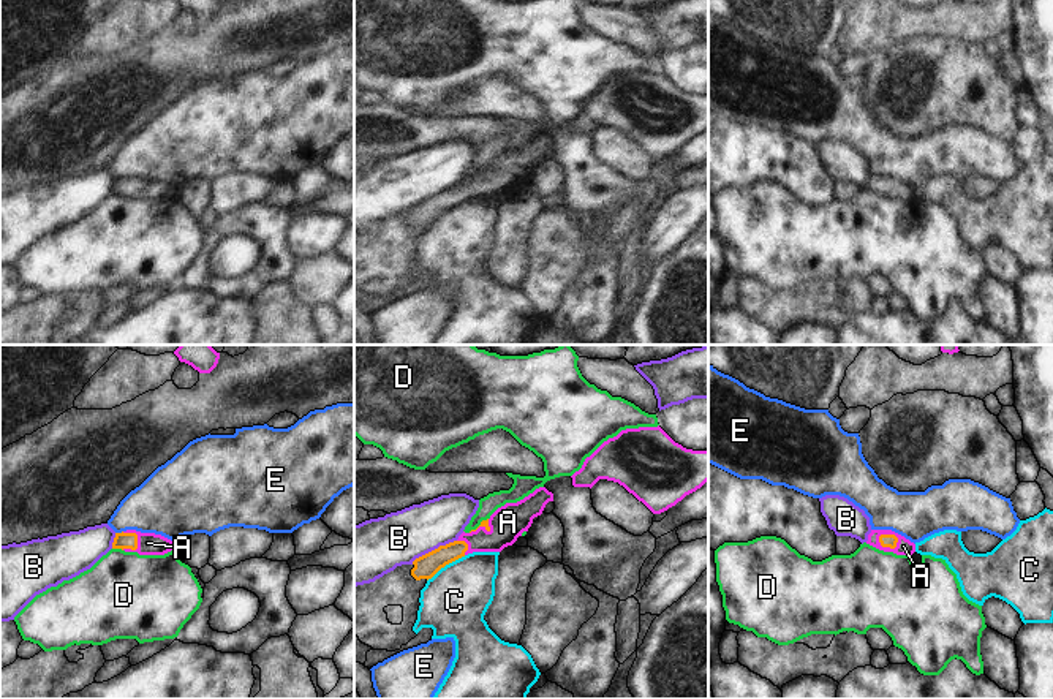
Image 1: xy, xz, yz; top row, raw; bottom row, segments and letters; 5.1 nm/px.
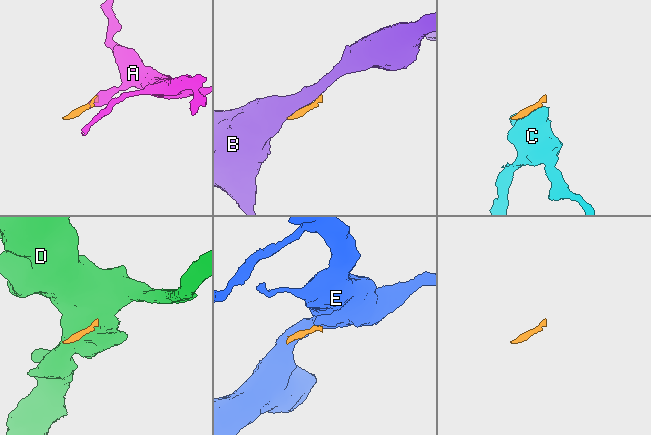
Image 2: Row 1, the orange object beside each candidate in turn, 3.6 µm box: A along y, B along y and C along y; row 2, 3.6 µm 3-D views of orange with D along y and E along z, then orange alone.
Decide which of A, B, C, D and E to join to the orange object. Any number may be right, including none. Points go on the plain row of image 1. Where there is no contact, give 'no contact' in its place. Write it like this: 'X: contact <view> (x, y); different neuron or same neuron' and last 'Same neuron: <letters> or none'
A: contact yz (886, 192); same neuron
B: contact xz (435, 195); different neuron
C: contact xz (446, 209); different neuron
D: contact xy (117, 193); different neuron
E: contact xy (119, 179); different neuron
Same neuron: A

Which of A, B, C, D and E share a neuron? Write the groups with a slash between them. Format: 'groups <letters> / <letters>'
groups A / B / C / D / E

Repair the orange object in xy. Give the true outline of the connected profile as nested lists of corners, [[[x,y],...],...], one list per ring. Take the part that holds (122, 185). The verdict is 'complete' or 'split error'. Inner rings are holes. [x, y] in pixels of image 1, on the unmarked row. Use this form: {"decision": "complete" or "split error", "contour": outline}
{"decision": "split error", "contour": [[[126,176],[115,179],[112,195],[138,198],[139,201],[164,201],[176,195],[174,188],[161,180]]]}

